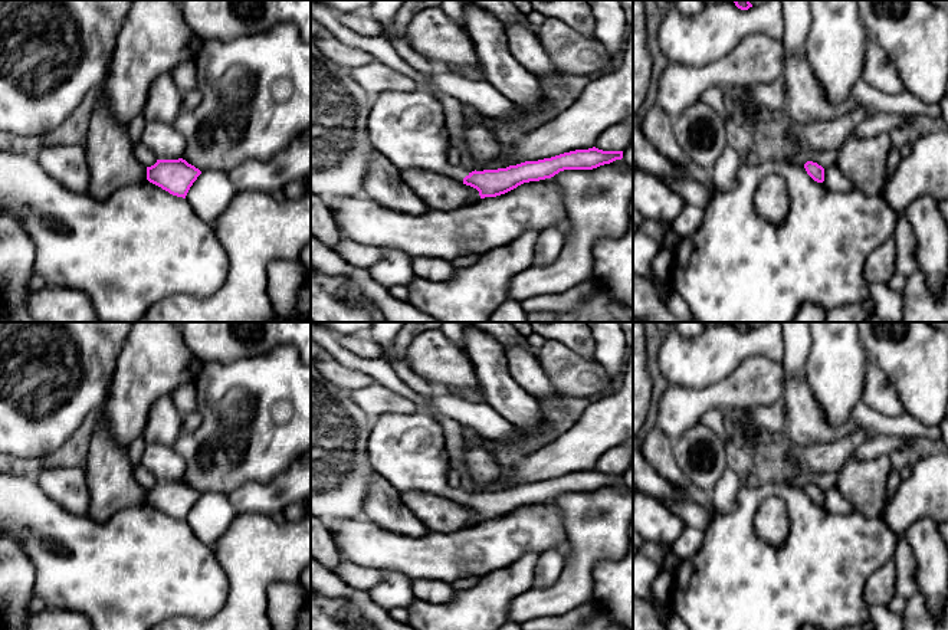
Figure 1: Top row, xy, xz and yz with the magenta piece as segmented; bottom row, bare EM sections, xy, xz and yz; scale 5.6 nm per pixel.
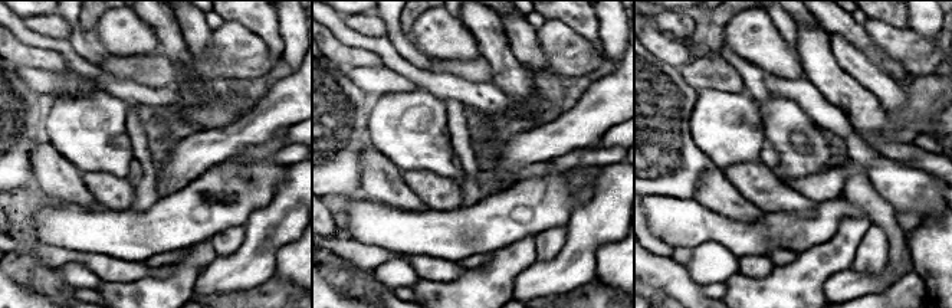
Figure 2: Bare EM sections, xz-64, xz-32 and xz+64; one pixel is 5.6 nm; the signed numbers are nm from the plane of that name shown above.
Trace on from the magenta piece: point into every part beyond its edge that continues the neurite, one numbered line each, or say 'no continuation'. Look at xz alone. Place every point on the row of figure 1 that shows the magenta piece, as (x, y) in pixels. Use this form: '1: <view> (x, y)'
1: xz (407, 127)

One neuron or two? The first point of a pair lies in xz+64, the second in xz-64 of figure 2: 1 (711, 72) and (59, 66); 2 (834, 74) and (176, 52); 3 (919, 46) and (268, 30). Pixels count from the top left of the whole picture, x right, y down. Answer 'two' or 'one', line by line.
1: two
2: one
3: two

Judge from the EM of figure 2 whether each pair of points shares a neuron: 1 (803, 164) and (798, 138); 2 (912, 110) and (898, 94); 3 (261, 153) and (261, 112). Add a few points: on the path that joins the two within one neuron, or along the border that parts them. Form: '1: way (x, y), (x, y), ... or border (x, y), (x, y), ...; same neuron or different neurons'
1: border (795, 131), (803, 131), (808, 136), (808, 151); different neurons
2: border (906, 88), (906, 102), (899, 110), (888, 112); different neurons
3: border (286, 128), (229, 157); different neurons

